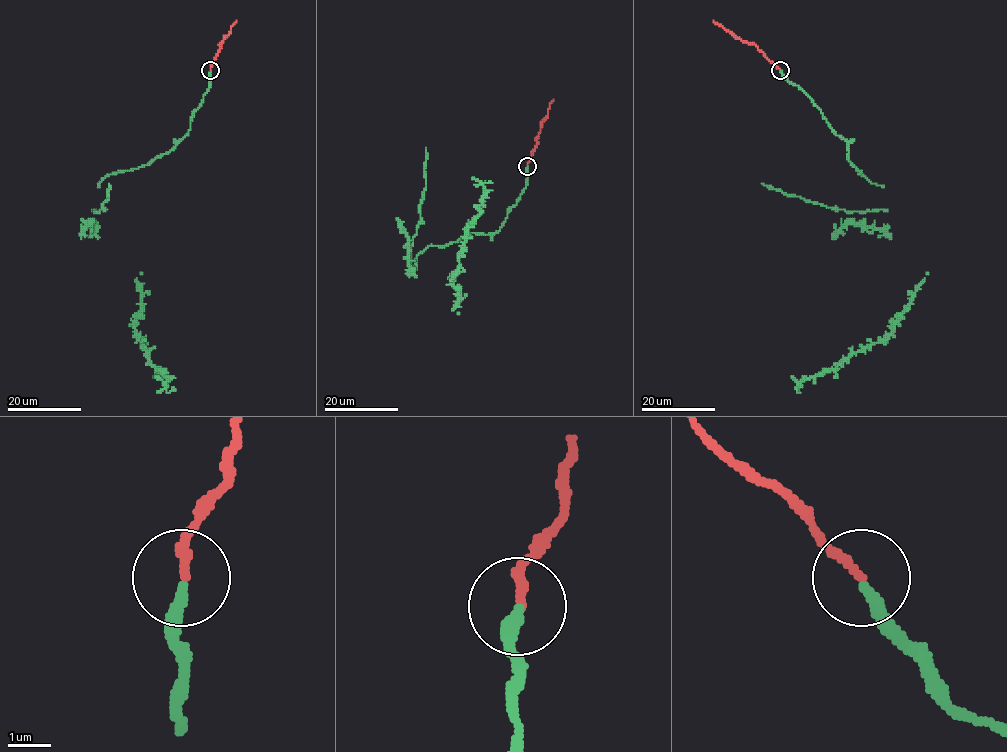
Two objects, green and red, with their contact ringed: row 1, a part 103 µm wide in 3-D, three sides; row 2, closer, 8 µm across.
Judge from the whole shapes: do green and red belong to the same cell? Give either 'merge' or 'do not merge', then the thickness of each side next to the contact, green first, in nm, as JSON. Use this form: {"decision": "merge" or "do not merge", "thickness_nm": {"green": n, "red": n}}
{"decision": "do not merge", "thickness_nm": {"green": 280, "red": 200}}

